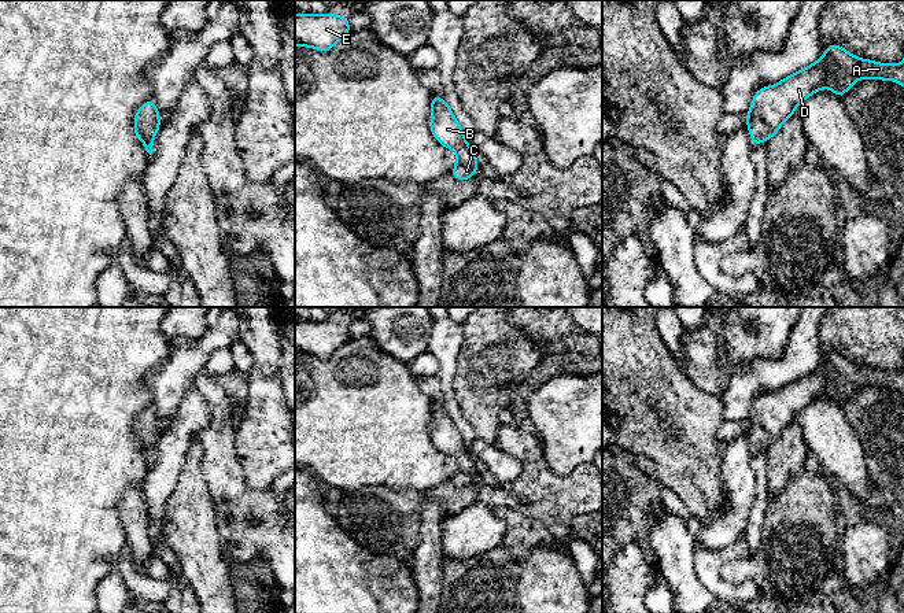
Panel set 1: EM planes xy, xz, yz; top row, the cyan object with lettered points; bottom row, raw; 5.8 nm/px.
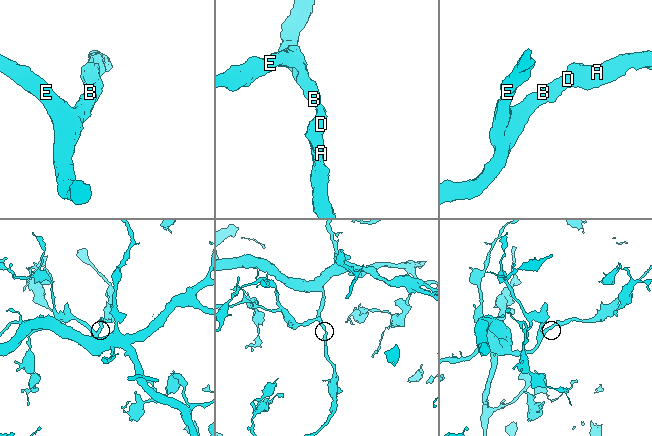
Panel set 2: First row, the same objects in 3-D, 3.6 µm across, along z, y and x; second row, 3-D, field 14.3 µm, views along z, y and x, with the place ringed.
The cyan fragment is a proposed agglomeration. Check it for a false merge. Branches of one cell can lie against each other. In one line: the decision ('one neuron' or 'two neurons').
one neuron

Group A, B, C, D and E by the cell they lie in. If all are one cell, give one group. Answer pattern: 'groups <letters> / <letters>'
groups A B C D E

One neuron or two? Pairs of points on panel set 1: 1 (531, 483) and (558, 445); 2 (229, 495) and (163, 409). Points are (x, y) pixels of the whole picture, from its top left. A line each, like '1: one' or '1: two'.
1: two
2: two

